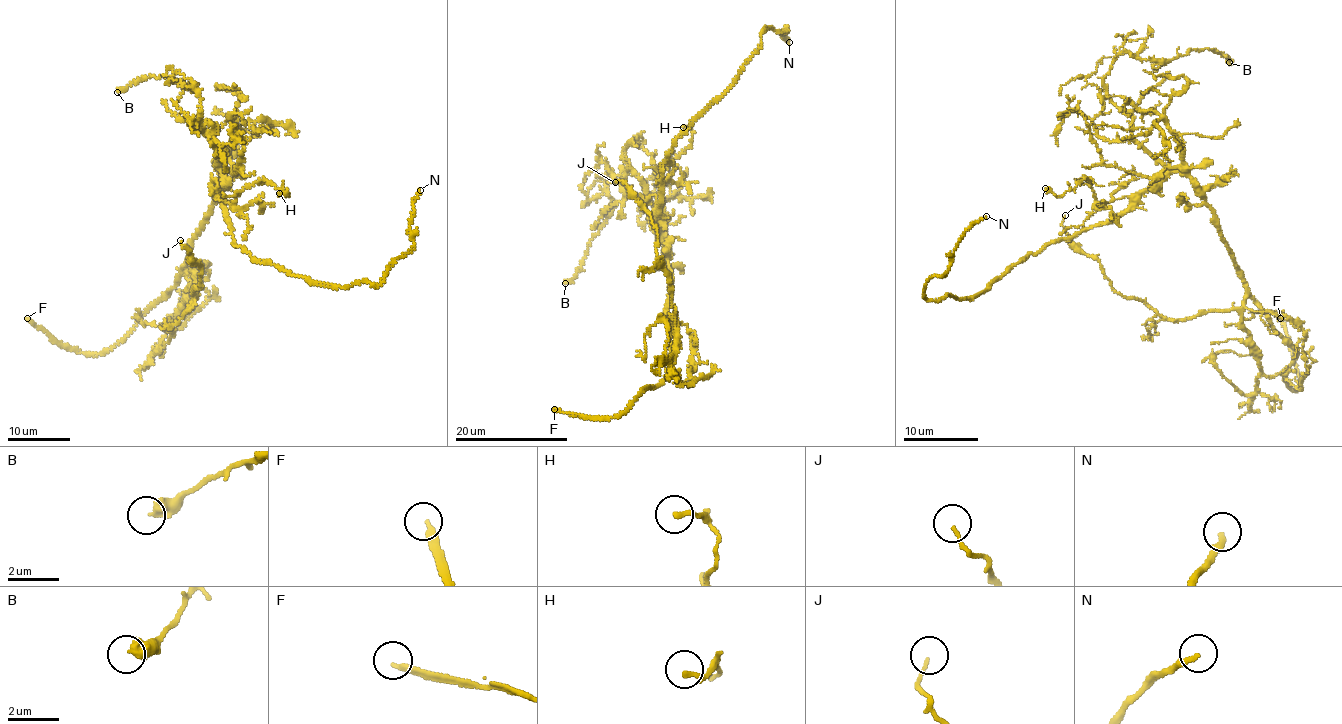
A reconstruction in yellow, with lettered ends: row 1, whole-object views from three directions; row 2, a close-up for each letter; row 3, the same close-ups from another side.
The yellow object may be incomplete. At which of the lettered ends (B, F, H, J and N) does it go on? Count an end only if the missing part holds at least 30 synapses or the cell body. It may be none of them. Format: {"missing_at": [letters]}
{"missing_at": ["F", "N"]}

